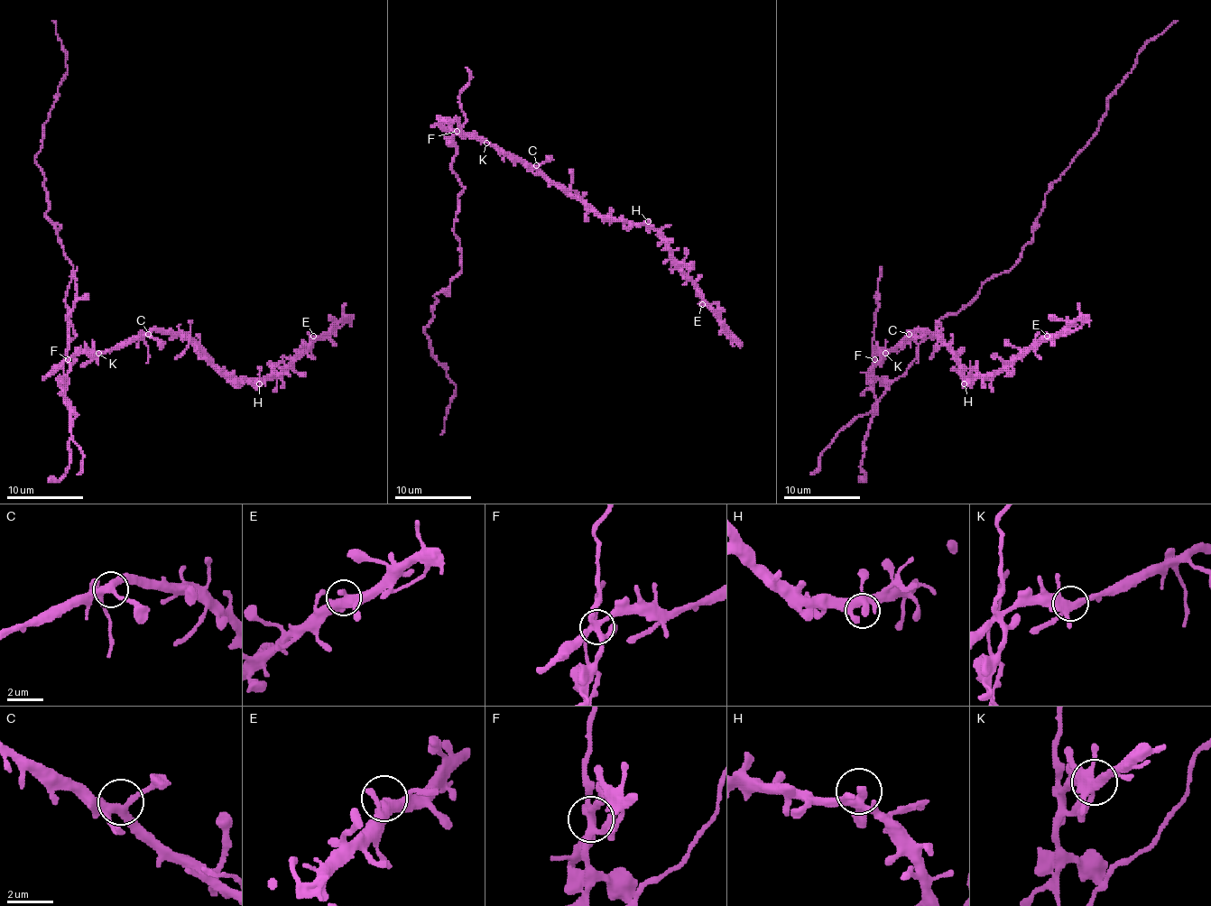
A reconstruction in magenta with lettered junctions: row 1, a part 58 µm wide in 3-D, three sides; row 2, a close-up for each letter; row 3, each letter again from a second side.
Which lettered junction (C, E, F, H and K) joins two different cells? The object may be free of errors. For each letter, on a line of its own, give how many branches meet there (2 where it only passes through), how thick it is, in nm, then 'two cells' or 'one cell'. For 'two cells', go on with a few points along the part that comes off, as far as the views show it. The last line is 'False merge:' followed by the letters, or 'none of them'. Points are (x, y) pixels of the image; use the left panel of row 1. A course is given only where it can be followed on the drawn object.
C: 5 branches meet; 360 nm thick; one cell
E: 4 branches meet; 360 nm thick; one cell
F: 5 branches meet; 320 nm thick; two cells; foreign part runs (68, 359), (73, 267), (46, 215), (44, 172), (34, 159), (68, 73), (51, 21)
H: 3 branches meet; 240 nm thick; one cell
K: 5 branches meet; 320 nm thick; one cell
False merge: F

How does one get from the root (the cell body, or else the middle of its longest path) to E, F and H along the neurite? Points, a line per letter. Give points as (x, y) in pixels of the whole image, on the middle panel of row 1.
E: (452, 169), (452, 134), (481, 136), (536, 165), (604, 217), (648, 223), (702, 304)
F: (452, 169), (452, 160), (456, 153), (452, 134), (456, 131)
H: (452, 169), (452, 134), (481, 136), (536, 165), (604, 217), (648, 221)

